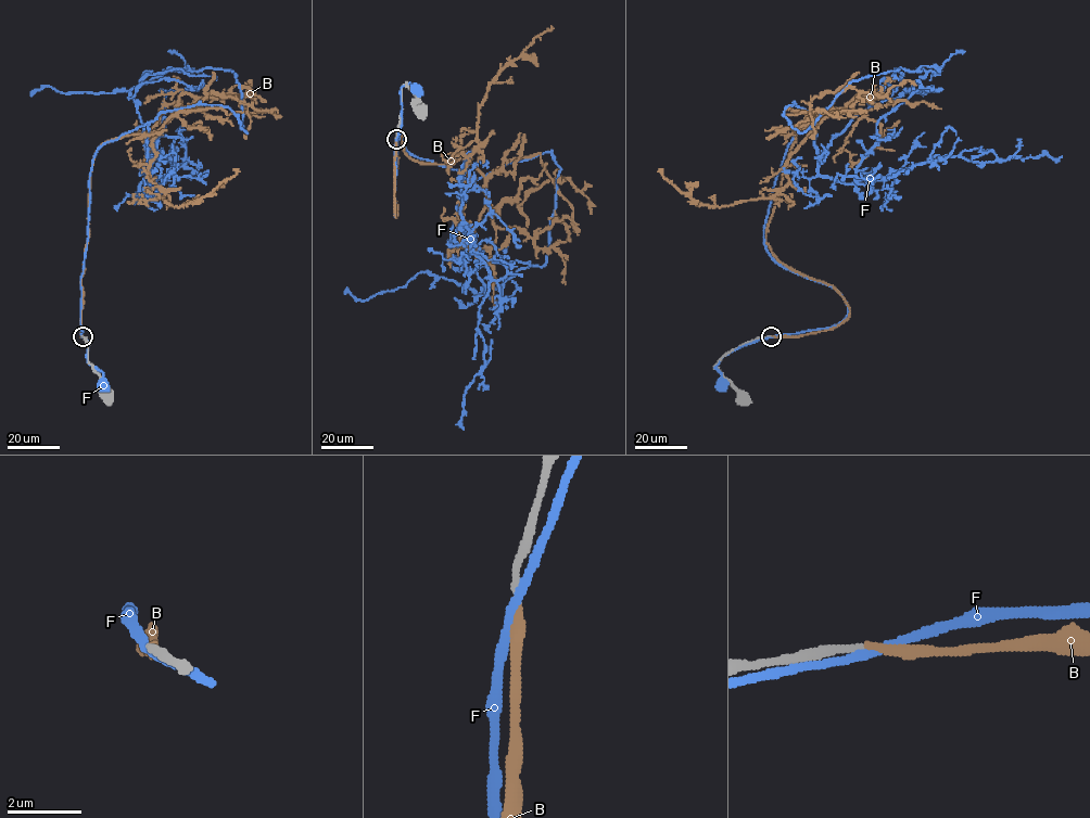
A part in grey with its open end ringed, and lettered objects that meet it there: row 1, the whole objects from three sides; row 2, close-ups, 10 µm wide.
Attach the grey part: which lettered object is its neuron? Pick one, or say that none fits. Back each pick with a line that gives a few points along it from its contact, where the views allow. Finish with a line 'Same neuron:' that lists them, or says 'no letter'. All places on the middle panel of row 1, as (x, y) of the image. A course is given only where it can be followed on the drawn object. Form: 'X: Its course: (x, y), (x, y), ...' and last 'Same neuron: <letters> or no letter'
B: Its course: (396, 139), (394, 217), (401, 135), (417, 161), (469, 161), (482, 188), (463, 152), (489, 85), (547, 28)
Same neuron: B

